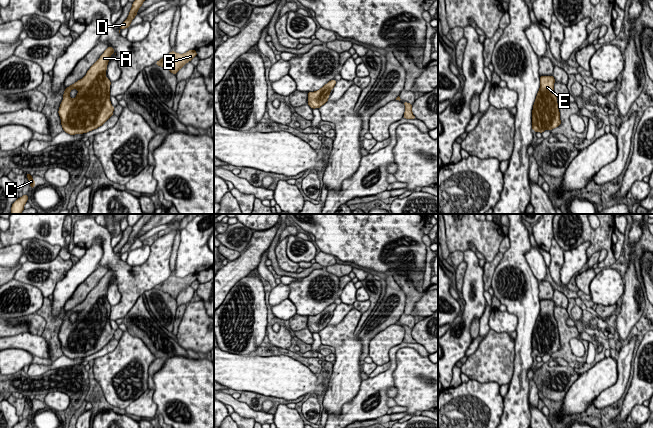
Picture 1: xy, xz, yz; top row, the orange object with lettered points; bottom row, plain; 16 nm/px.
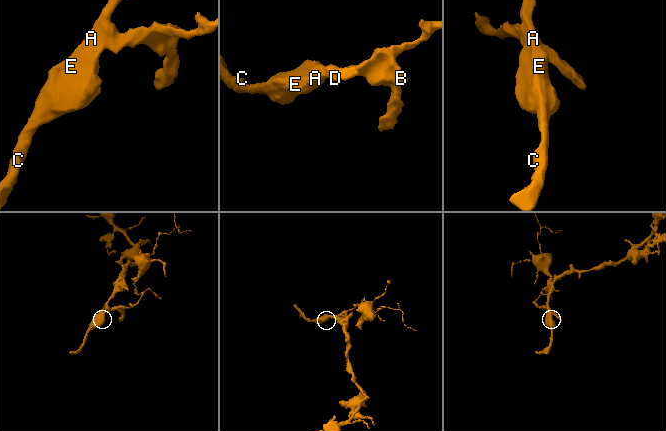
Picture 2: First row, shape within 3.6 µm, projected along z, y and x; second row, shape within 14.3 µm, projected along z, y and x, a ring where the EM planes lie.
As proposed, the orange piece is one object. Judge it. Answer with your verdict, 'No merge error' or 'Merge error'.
No merge error

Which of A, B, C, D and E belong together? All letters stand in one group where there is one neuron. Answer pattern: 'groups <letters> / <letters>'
groups A B C D E

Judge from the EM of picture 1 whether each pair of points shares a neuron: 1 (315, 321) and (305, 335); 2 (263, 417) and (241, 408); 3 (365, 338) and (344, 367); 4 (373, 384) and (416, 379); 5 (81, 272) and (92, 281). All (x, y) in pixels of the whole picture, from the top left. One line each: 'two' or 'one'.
1: two
2: one
3: two
4: two
5: two

